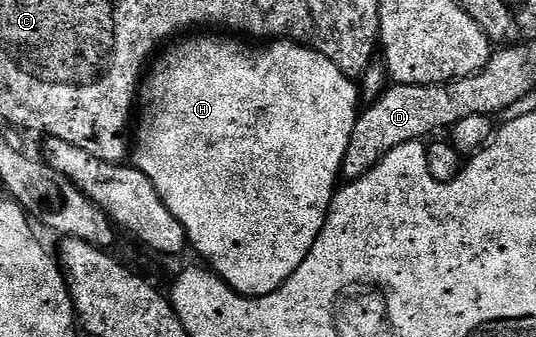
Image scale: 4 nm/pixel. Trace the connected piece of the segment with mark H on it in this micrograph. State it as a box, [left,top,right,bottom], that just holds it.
[135,36,359,298]

